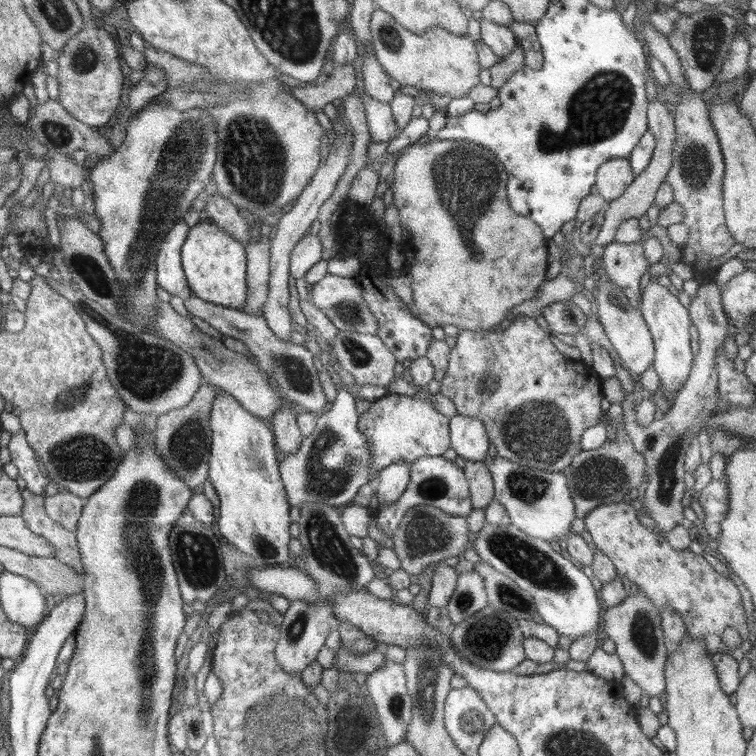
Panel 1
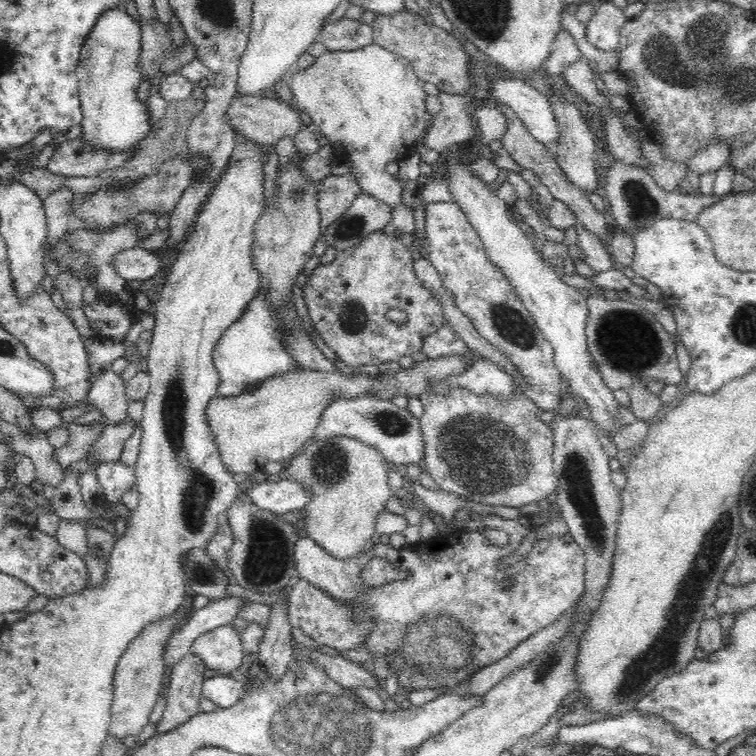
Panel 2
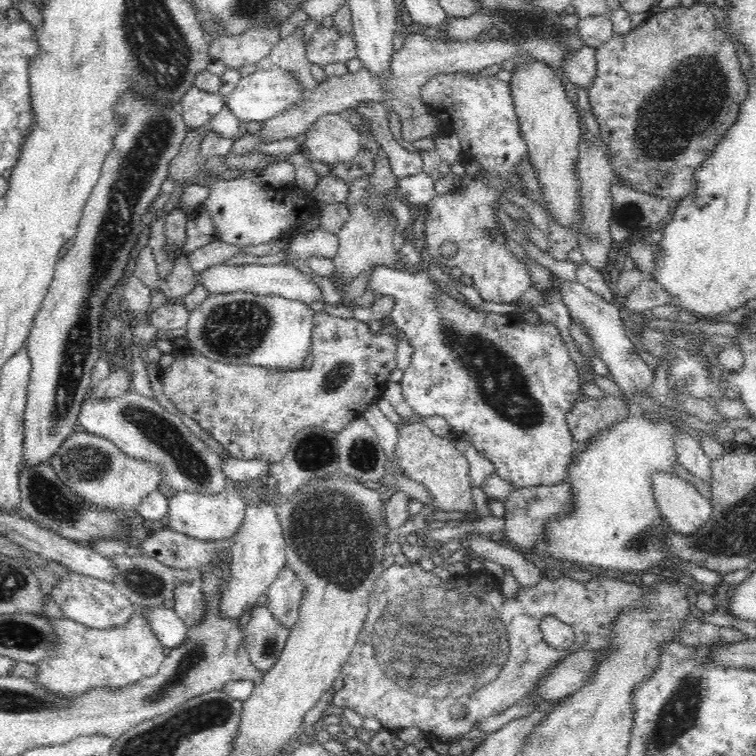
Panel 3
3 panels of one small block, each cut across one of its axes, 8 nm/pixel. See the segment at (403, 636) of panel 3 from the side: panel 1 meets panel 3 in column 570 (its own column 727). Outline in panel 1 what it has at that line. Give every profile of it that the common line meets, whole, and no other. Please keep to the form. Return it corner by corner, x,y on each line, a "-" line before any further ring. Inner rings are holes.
614,503
600,505
593,508
584,518
585,530
588,530
594,540
594,546
606,554
619,576
624,576
632,580
638,588
645,592
645,595
651,600
651,603
657,608
672,606
681,616
687,632
691,637
705,642
705,647
709,655
724,653
735,658
738,662
748,653
750,646
749,628
746,625
746,616
740,591
732,579
720,575
703,558
697,556
694,552
687,550
674,550
664,534
655,532
652,528
644,526
637,517
634,507
630,504
-
726,628
734,628
742,638
742,643
738,647
728,647
722,642
722,632

